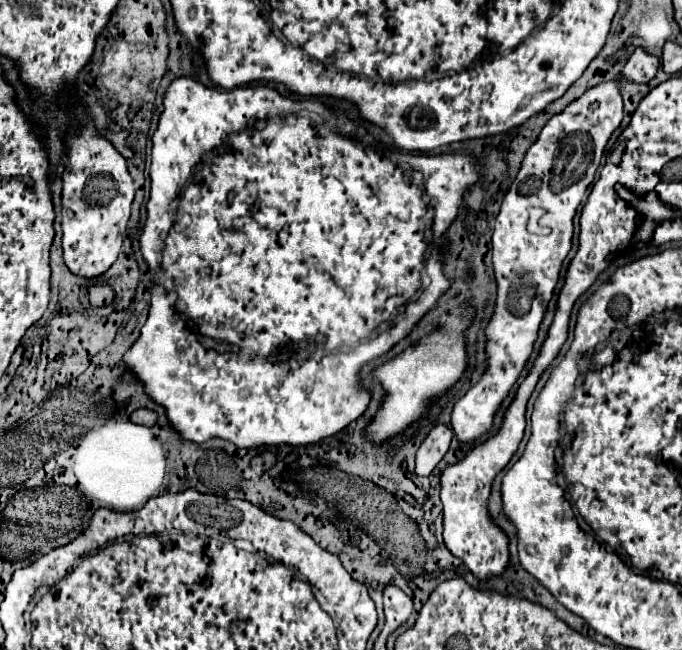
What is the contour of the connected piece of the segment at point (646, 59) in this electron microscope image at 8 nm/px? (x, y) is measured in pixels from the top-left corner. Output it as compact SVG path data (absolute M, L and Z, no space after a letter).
M636 49L624 67L624 77L634 83L648 83L656 75L658 67L660 67L658 57L648 55L642 49Z

